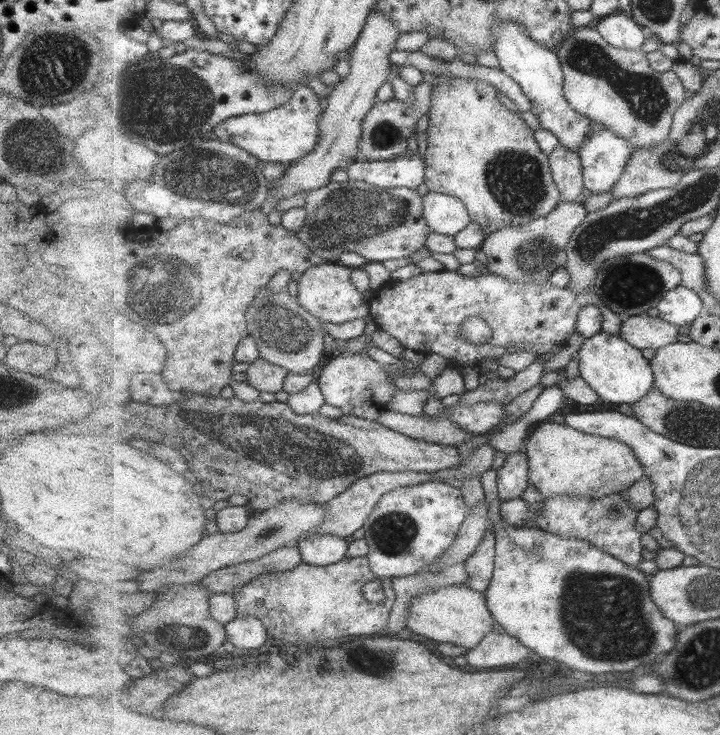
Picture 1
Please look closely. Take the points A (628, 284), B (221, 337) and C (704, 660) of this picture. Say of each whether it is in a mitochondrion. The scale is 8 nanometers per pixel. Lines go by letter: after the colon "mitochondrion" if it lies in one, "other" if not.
A: mitochondrion
B: other
C: mitochondrion

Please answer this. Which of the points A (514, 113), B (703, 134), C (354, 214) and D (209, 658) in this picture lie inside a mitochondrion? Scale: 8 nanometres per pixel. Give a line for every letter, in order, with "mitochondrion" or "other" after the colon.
A: other
B: mitochondrion
C: mitochondrion
D: other

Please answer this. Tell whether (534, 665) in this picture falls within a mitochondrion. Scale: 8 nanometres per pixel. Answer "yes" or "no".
no

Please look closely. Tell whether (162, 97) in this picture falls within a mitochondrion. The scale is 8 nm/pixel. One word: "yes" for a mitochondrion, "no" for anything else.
yes

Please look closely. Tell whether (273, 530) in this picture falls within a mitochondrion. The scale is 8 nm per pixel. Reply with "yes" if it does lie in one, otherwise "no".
yes

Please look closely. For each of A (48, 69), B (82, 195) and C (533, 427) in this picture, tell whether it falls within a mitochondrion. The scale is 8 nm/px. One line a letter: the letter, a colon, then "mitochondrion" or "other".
A: mitochondrion
B: other
C: other

